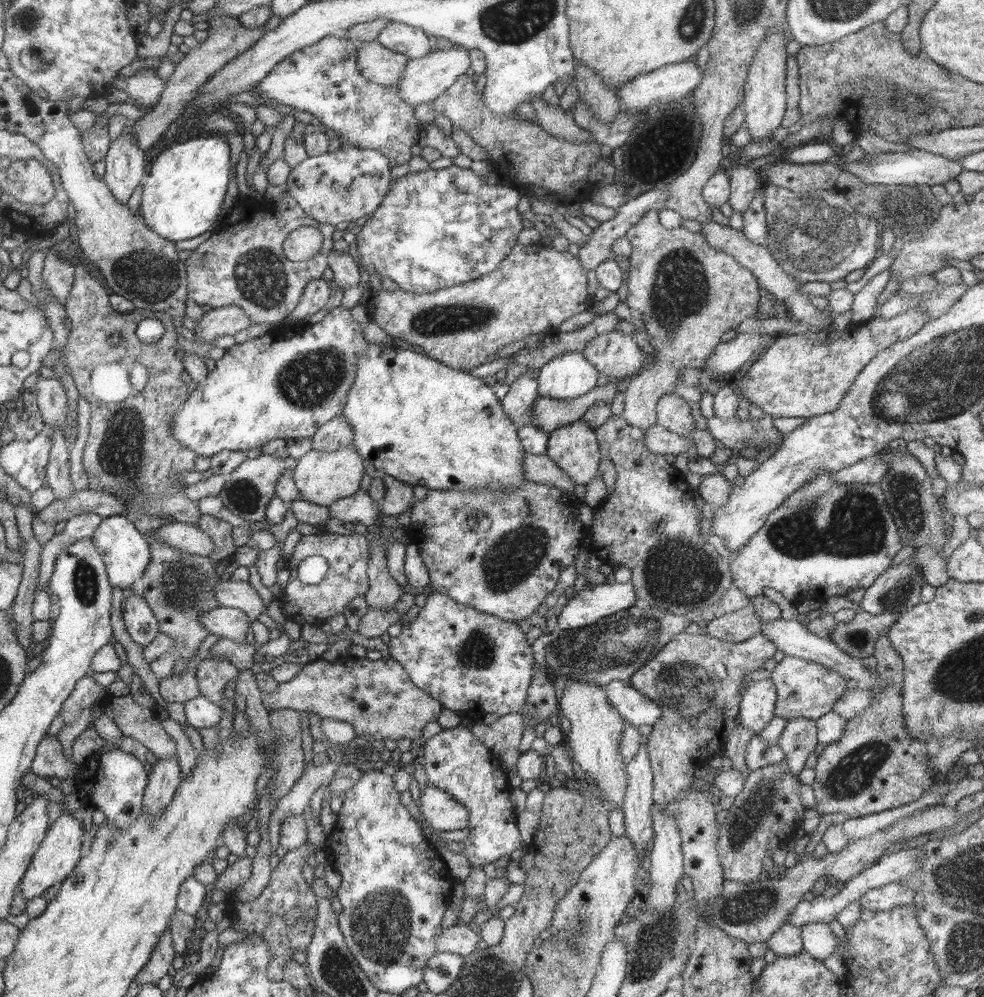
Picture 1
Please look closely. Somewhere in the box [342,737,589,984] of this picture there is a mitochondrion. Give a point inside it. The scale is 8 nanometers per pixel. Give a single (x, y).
(381, 922)

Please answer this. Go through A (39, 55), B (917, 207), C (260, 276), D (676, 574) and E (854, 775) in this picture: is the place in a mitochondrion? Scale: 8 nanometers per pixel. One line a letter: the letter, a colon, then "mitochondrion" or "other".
A: mitochondrion
B: mitochondrion
C: mitochondrion
D: mitochondrion
E: mitochondrion

